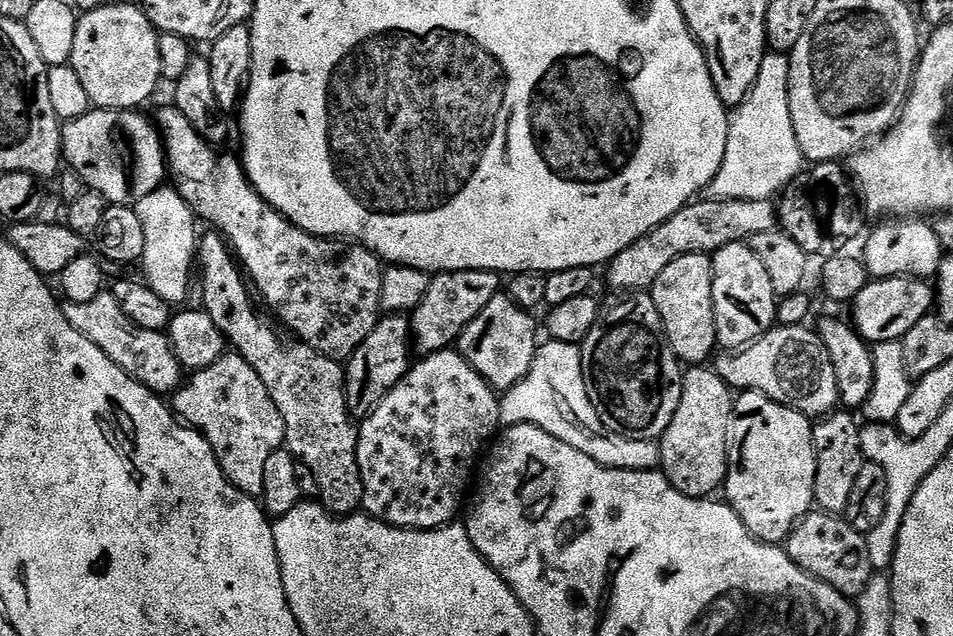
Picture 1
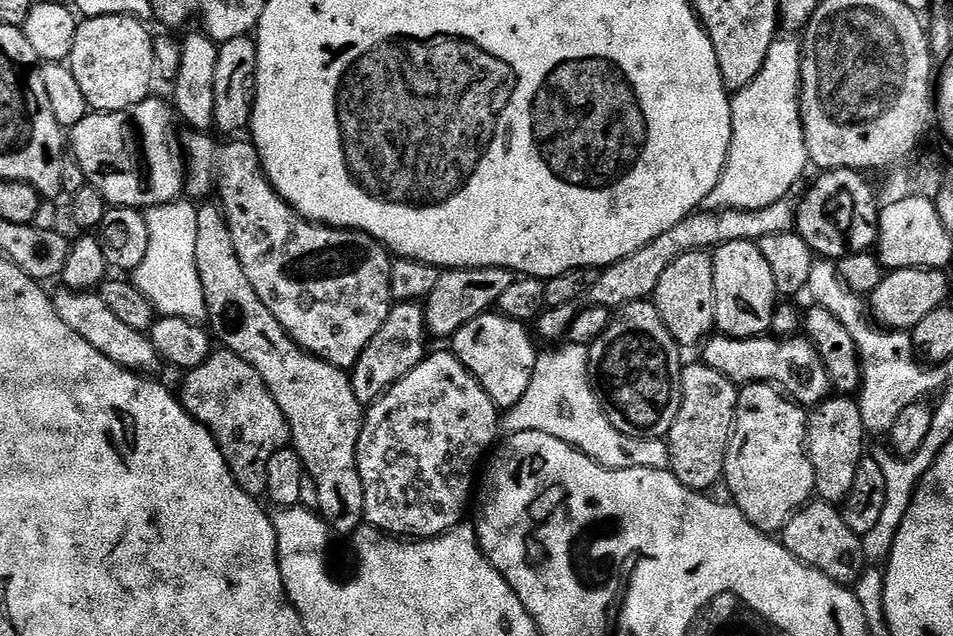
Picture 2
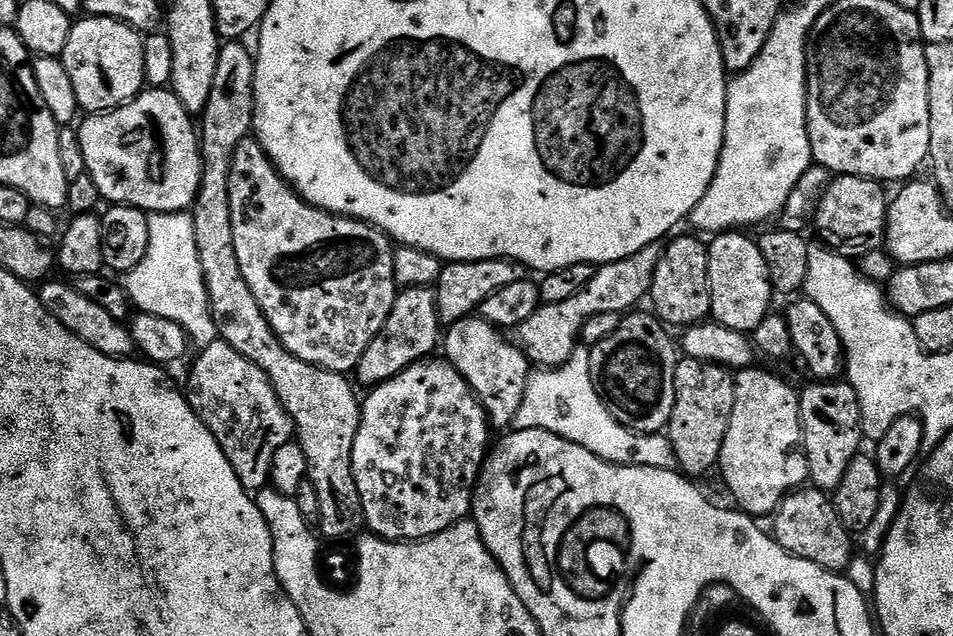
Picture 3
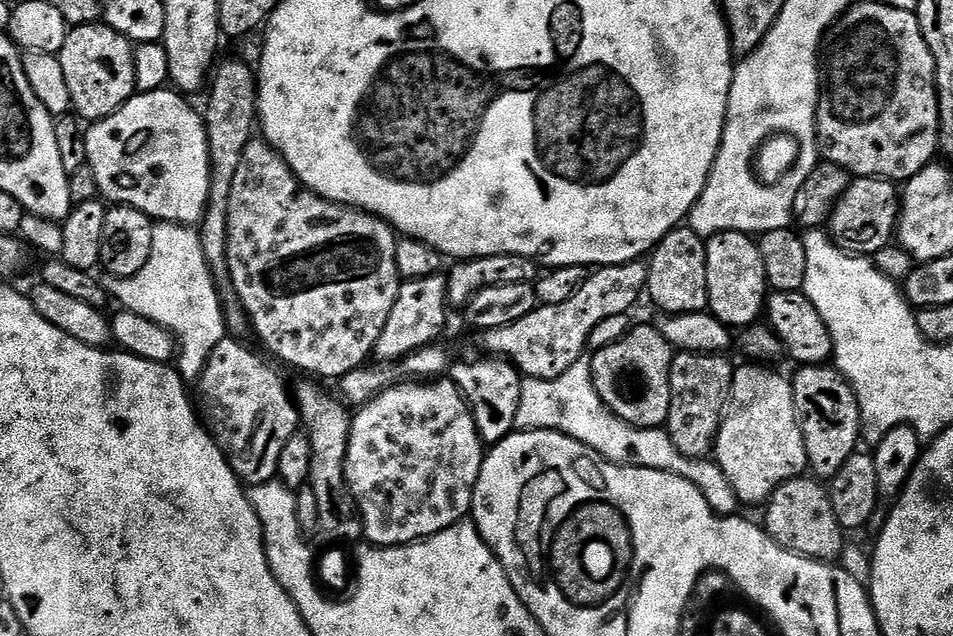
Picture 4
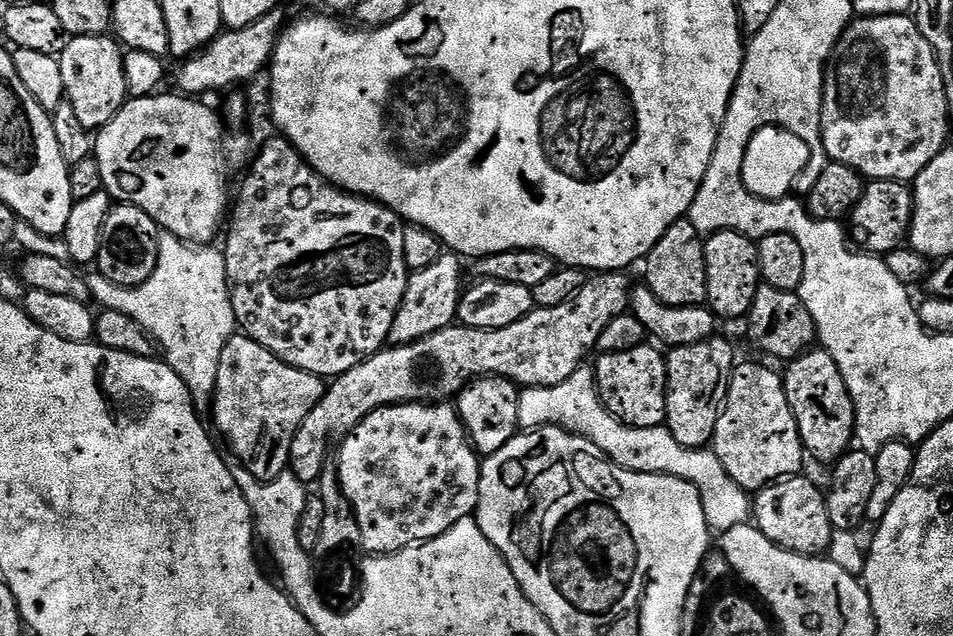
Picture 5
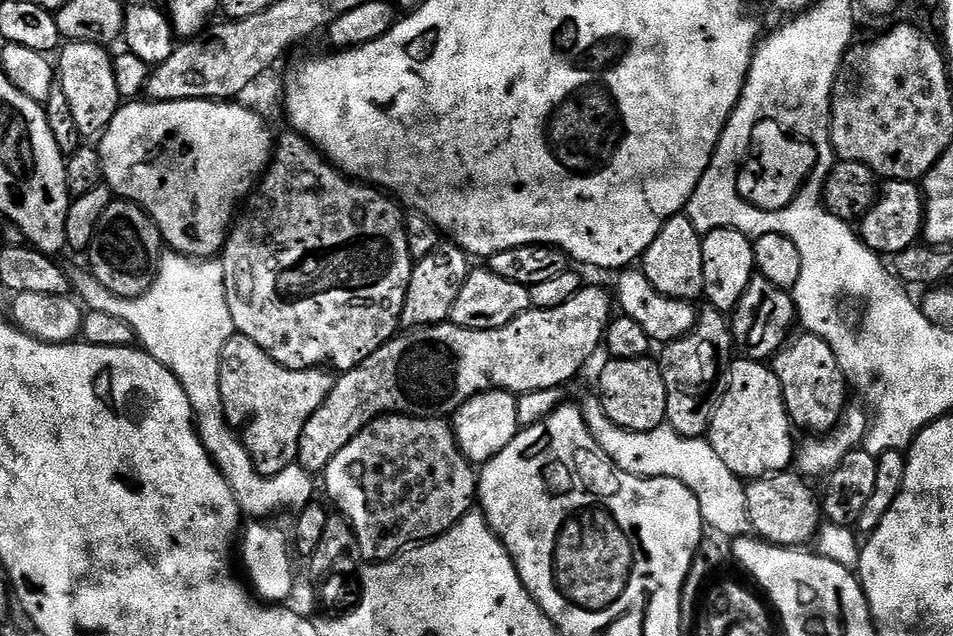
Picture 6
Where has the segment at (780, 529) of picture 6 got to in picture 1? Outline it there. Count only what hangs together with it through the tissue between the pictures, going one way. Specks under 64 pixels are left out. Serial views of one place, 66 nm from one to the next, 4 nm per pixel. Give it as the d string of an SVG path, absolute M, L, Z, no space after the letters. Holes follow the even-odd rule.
M819 510L808 512L789 534L786 551L788 557L808 576L821 580L826 586L834 586L838 594L849 598L860 596L874 574L865 533L854 530L843 515L832 516Z

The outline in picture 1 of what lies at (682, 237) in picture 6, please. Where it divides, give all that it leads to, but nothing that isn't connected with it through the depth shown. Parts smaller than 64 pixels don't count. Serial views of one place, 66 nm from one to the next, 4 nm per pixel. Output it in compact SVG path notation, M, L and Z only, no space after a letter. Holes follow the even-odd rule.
M703 252L674 258L674 262L670 262L670 266L666 266L666 270L662 270L662 274L658 274L658 278L652 283L650 295L654 306L658 306L658 314L662 318L666 338L681 365L707 365L718 348L711 255Z

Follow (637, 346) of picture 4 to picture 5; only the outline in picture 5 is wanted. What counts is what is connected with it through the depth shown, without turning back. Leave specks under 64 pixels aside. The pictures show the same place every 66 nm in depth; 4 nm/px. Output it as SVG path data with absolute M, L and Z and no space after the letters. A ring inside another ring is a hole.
M645 342L630 350L605 352L594 364L596 391L606 410L632 428L659 428L666 421L666 394L668 393L668 371L666 356L659 347Z

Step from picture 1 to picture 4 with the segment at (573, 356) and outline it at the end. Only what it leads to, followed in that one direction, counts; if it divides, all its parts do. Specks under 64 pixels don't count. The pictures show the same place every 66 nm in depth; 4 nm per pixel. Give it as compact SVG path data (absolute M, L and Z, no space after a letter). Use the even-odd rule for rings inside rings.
M587 355L578 358L566 374L562 374L553 380L533 380L531 378L524 380L522 394L518 402L518 414L516 415L516 428L520 430L535 430L545 428L551 432L561 432L594 450L599 456L609 460L611 464L620 464L624 468L649 468L650 470L662 470L675 476L681 476L689 480L699 492L702 498L708 500L708 505L715 510L718 516L730 516L737 511L738 501L726 474L722 474L720 465L711 459L691 460L686 458L674 446L674 442L669 438L667 431L663 427L659 428L635 428L633 424L626 423L622 418L618 418L602 402L598 390L592 381L592 362Z

